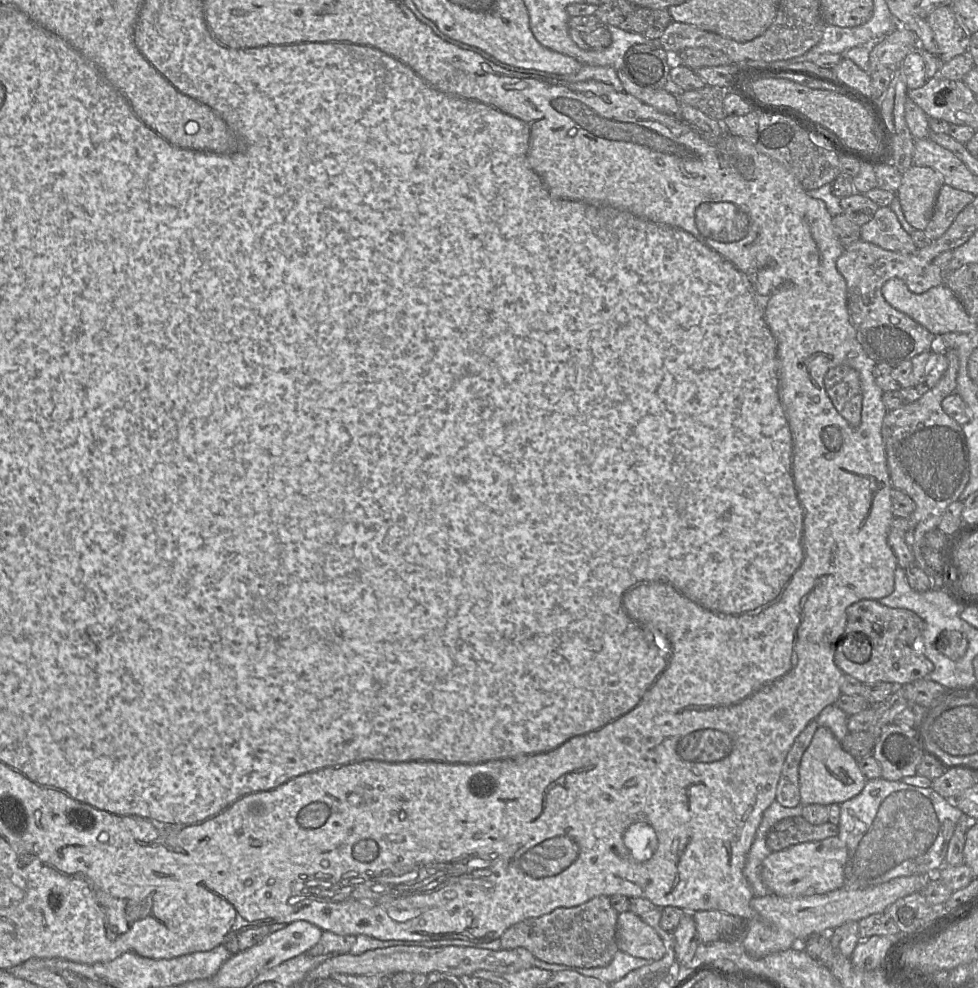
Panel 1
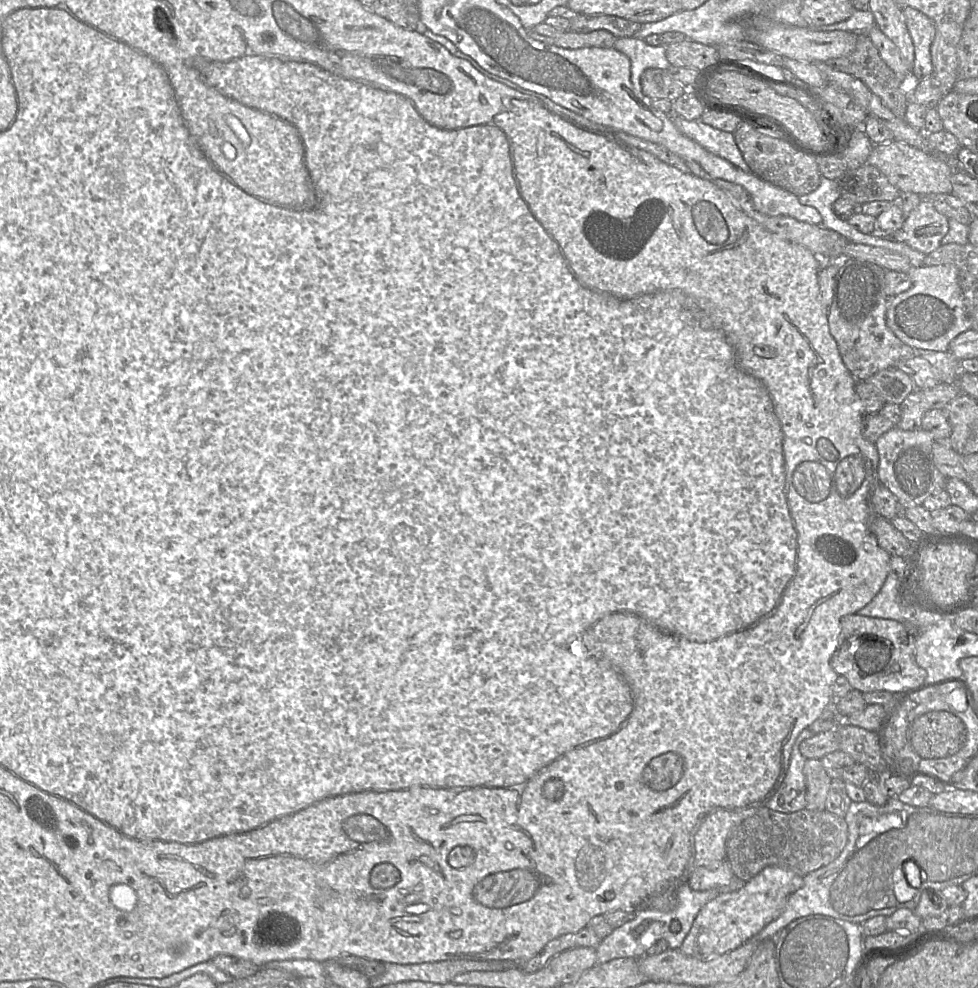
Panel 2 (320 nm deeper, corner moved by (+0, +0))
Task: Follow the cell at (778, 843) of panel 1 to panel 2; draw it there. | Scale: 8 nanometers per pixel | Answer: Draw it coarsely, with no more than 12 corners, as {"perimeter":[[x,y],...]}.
{"perimeter":[[766,806],[728,836],[726,859],[748,882],[768,866],[805,877],[848,840],[826,809]]}

